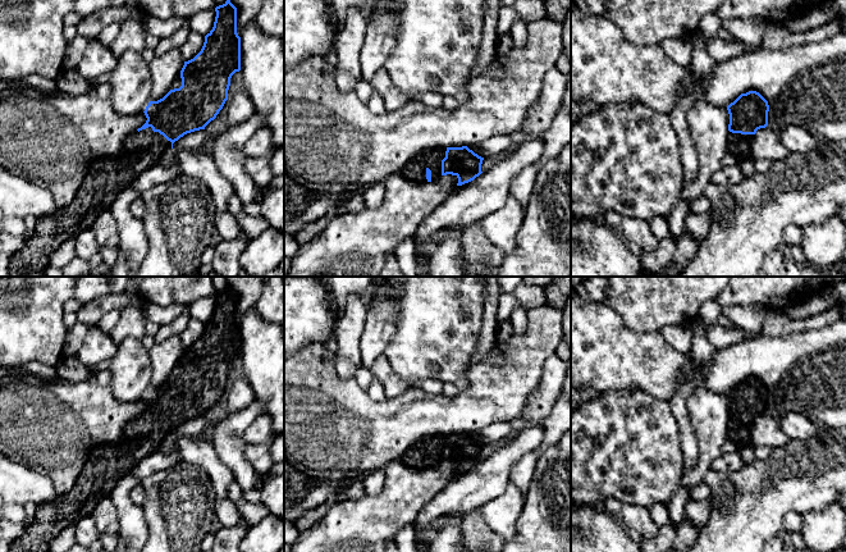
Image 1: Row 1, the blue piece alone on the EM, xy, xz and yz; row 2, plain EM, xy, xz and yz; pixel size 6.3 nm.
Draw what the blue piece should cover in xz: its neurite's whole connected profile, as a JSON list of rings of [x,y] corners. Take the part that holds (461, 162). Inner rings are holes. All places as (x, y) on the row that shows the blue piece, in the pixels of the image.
[[[467,146],[438,147],[410,160],[399,174],[415,186],[452,174],[458,178],[457,186],[462,186],[483,173],[483,160],[484,158],[475,154]]]

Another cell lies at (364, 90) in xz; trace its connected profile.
[[[360,81],[353,92],[357,95],[357,97],[362,101],[362,102],[367,102],[374,92],[374,88],[371,86],[371,83],[366,82],[366,81]]]

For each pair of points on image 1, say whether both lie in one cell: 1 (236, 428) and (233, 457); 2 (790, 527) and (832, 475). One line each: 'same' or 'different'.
1: same
2: different

